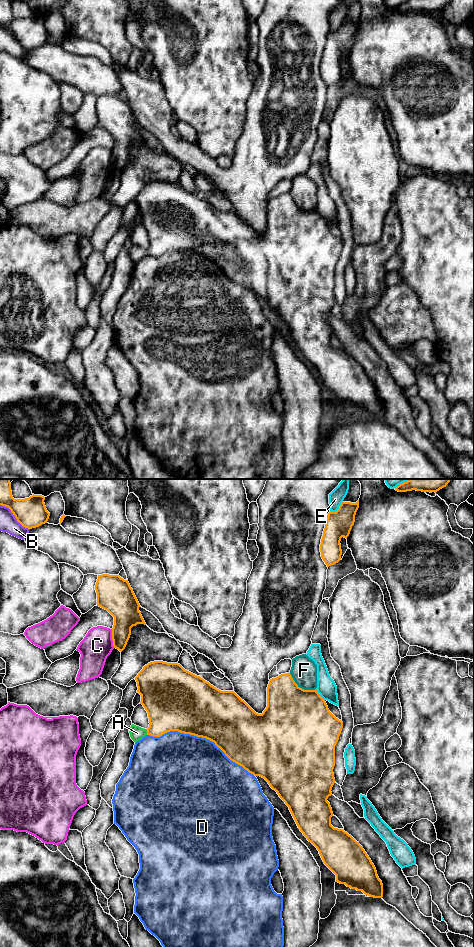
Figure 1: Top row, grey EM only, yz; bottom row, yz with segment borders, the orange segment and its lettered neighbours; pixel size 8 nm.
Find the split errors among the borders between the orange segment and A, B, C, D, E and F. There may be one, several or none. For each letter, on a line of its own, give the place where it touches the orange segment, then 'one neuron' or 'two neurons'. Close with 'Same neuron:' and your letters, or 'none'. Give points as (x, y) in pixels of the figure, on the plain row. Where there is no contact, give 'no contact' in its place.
A: yz (147, 252) | one neuron
B: yz (14, 35) | two neurons
C: yz (112, 158) | two neurons
D: yz (201, 256) | two neurons
E: yz (338, 29) | two neurons
F: yz (301, 208) | two neurons
Same neuron: A

